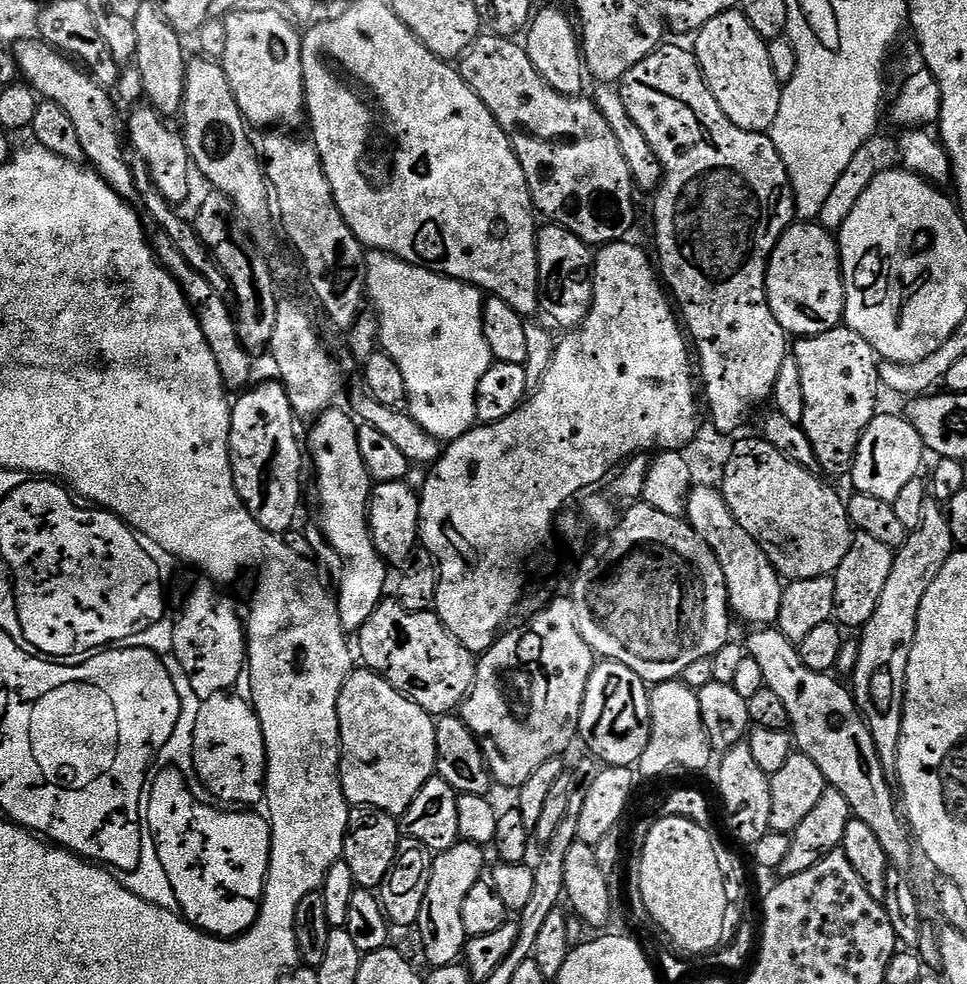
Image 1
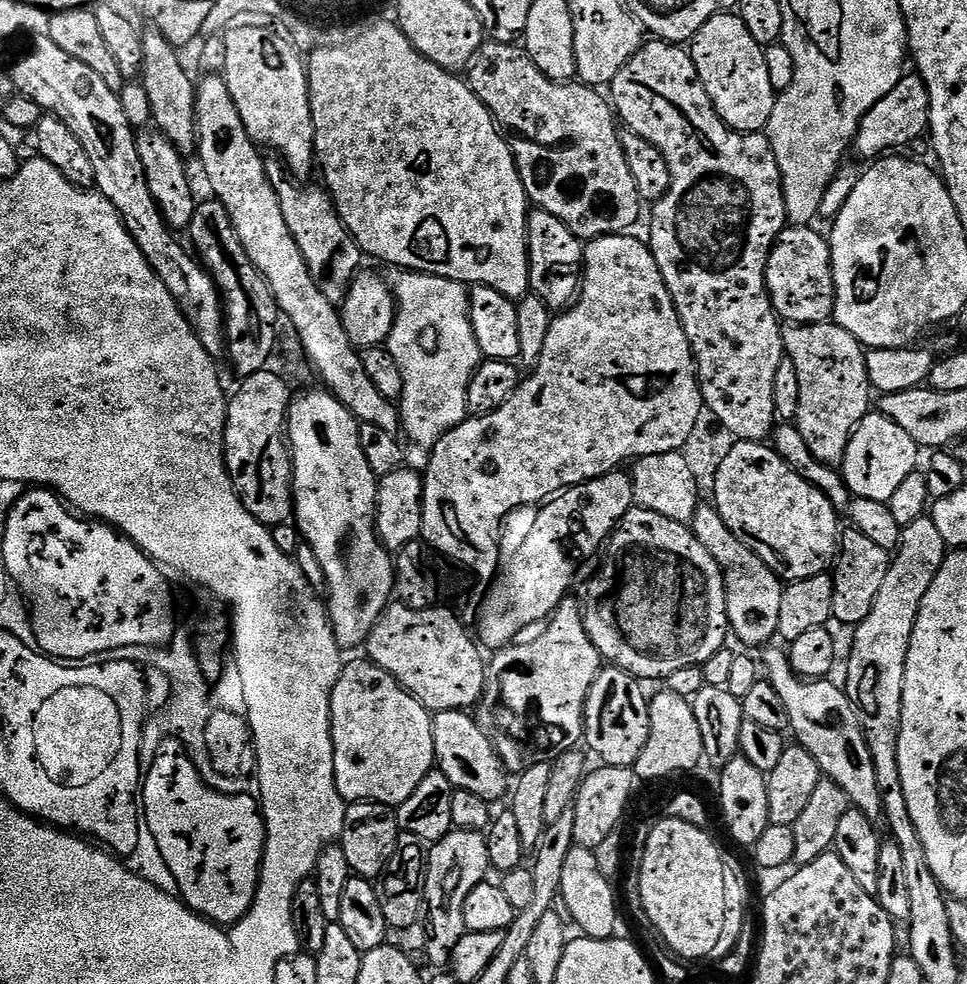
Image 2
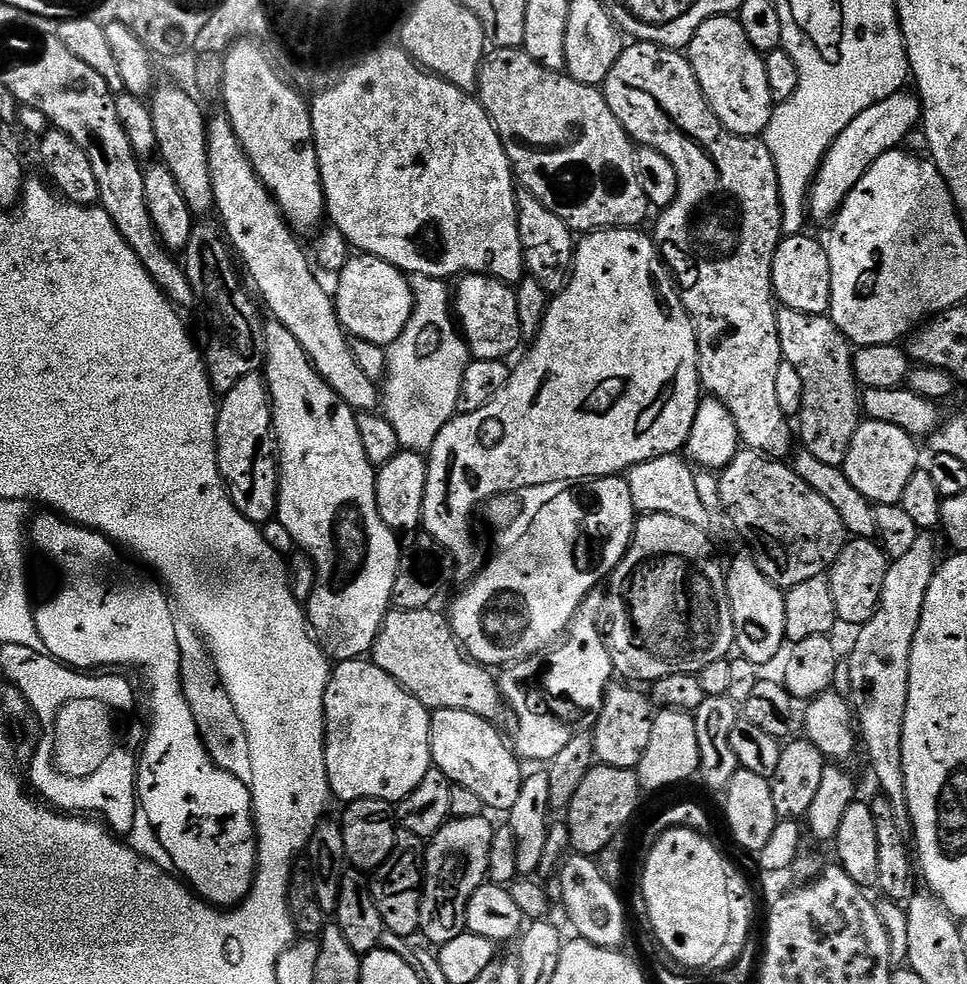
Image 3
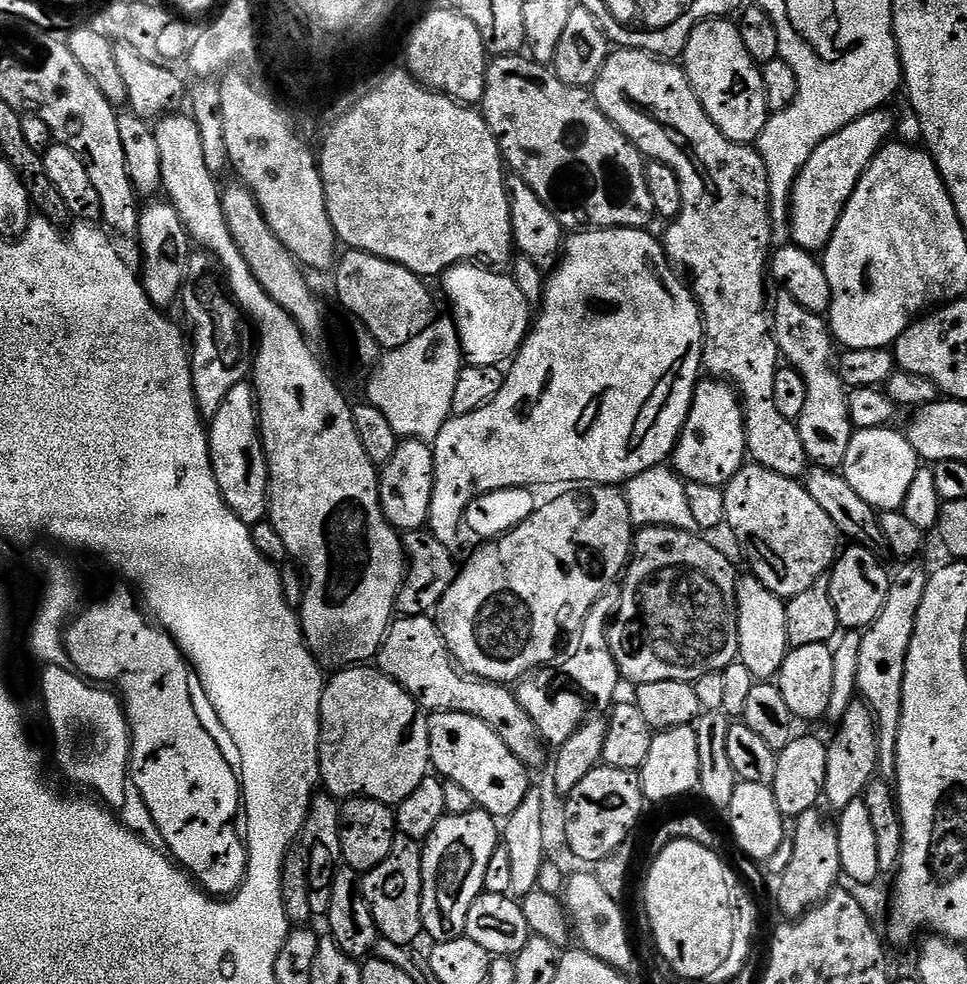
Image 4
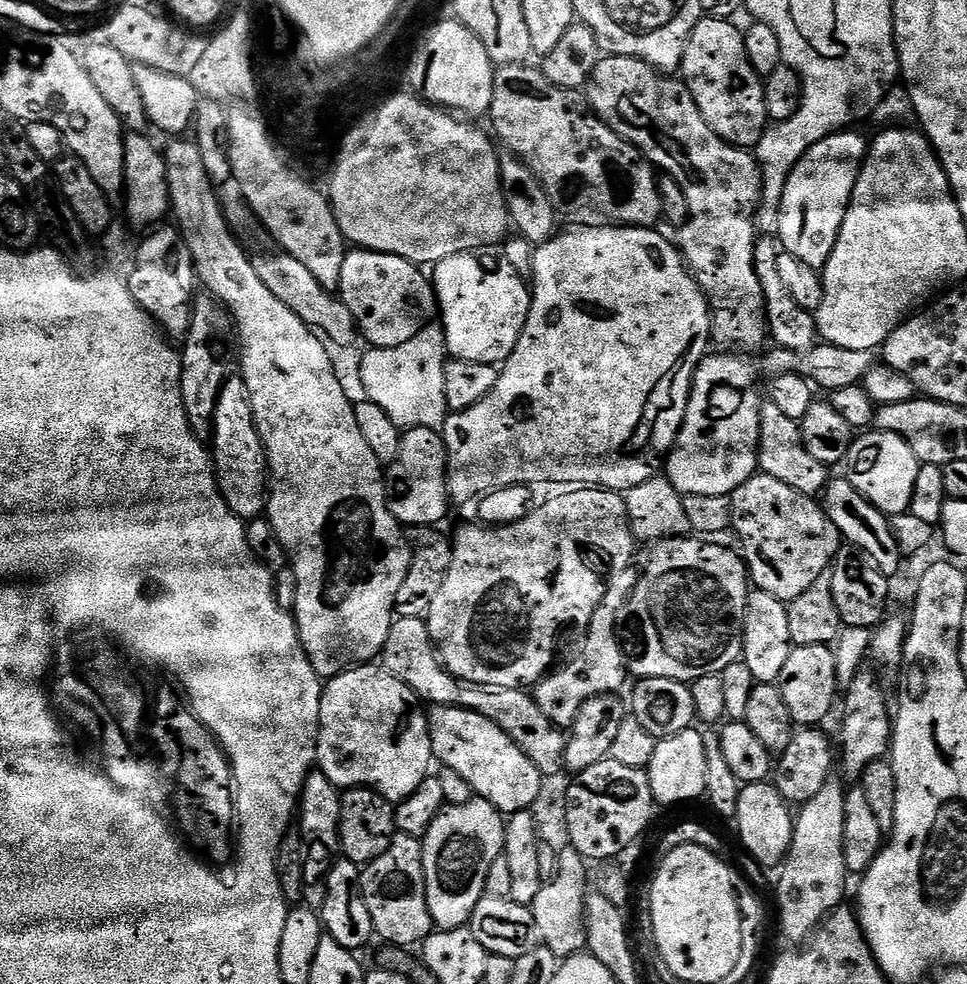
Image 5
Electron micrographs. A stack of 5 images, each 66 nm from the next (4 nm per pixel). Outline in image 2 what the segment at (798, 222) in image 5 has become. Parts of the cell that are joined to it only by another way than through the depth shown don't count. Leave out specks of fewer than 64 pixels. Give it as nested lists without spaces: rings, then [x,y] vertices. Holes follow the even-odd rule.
[[[905,74],[874,107],[862,118],[860,129],[854,141],[854,152],[857,152],[864,162],[872,162],[893,150],[903,149],[914,139],[923,137],[929,131],[930,94],[926,82],[918,74]]]

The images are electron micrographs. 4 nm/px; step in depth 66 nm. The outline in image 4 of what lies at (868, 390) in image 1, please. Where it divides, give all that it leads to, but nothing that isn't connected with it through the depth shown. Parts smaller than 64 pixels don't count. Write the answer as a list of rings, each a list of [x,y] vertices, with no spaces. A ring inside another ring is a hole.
[[[780,290],[777,293],[770,304],[772,336],[781,357],[806,377],[806,407],[798,421],[802,446],[809,461],[817,469],[843,469],[854,429],[848,409],[849,389],[839,374],[828,372],[828,367],[831,364],[833,367],[838,360],[838,348],[830,325],[821,313],[798,306],[798,302],[794,302],[794,298],[790,298],[787,292]]]

